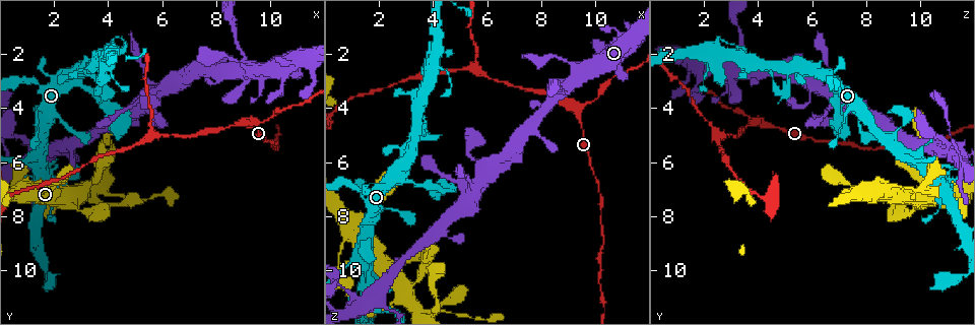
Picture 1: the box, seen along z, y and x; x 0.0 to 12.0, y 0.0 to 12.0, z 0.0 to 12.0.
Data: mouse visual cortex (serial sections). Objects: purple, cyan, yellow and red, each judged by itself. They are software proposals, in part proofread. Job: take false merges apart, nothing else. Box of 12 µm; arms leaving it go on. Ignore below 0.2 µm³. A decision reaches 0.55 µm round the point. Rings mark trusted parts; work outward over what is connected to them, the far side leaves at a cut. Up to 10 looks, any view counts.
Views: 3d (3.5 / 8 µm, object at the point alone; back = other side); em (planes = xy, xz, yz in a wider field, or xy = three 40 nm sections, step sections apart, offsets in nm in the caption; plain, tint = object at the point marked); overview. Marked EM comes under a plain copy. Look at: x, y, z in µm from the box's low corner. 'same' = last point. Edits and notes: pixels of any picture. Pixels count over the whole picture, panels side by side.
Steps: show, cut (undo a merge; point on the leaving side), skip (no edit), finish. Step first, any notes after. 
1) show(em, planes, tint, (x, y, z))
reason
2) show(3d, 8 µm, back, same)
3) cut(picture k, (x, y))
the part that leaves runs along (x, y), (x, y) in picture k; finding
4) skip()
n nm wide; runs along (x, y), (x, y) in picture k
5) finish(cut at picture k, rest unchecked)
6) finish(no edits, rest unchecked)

show(3d, 3.5 µm, (9.3, 4.5, 4.1))

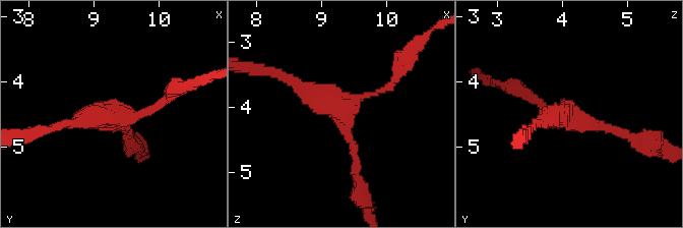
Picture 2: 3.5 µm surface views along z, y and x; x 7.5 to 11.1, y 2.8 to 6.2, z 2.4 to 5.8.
show(em, xy, step 1, tint, (9.35, 4.55, 4.05))

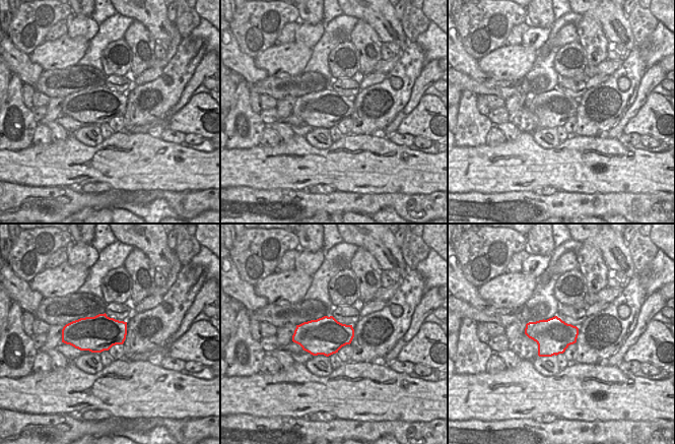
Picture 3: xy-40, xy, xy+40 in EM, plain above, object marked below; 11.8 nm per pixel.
skip()
runs along (356, 171), (344, 111), (288, 77) in picture 2; continuous, no second cell

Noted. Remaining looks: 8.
show(3d, 3.5 µm, (9.2, 2.6, 3.0))
thin arm on a thick one

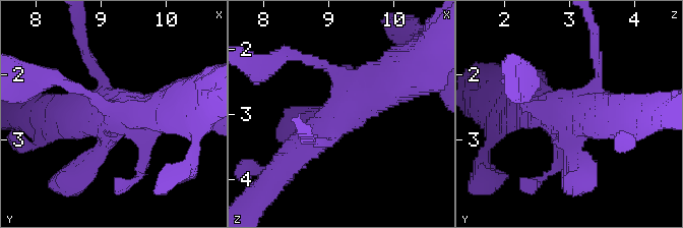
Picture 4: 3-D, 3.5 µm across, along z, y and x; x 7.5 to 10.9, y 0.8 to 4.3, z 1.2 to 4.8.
show(em, xy, step 3, tint, (9.25, 2.55, 3.00))

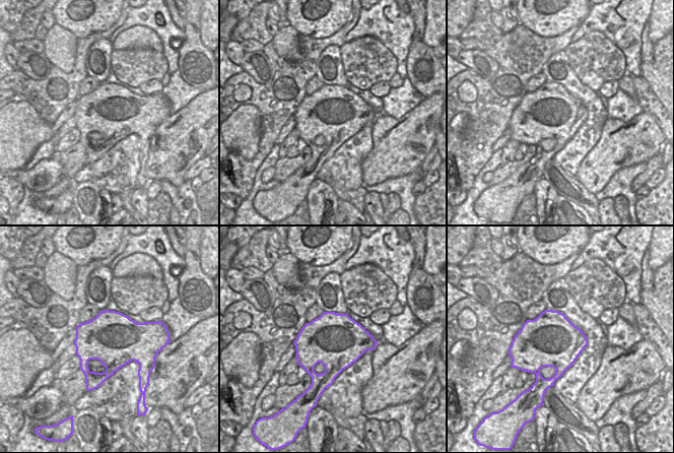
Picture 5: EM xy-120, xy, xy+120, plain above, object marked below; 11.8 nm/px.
show(em, xy, step 1, tint, same)
another direction

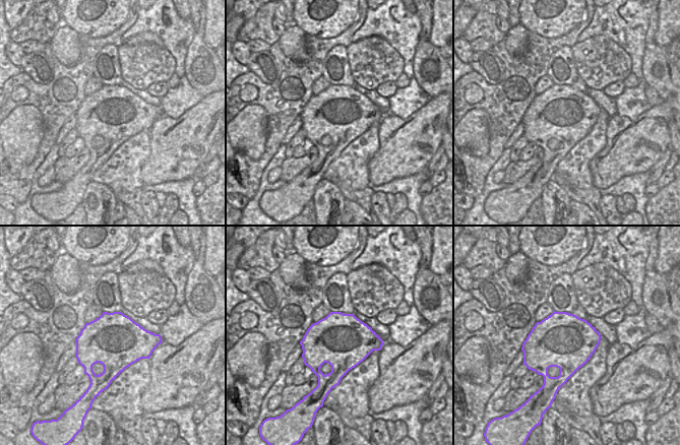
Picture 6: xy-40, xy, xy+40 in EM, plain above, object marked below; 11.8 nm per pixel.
skip()
continuous, no second cell

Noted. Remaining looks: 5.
show(3d, 3.5 µm, (8.6, 0.8, 3.1))
sharp bend

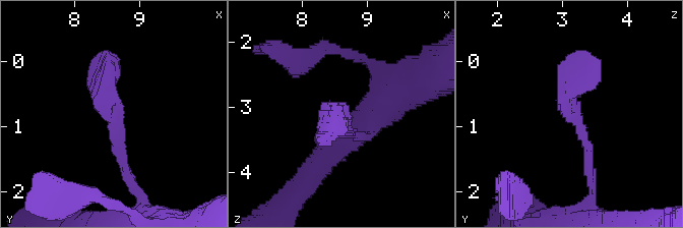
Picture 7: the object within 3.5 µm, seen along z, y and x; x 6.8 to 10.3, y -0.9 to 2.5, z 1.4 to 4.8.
show(em, planes, tint, (8.60, 0.80, 3.20))
arms of 150, 300 nm; need the tissue

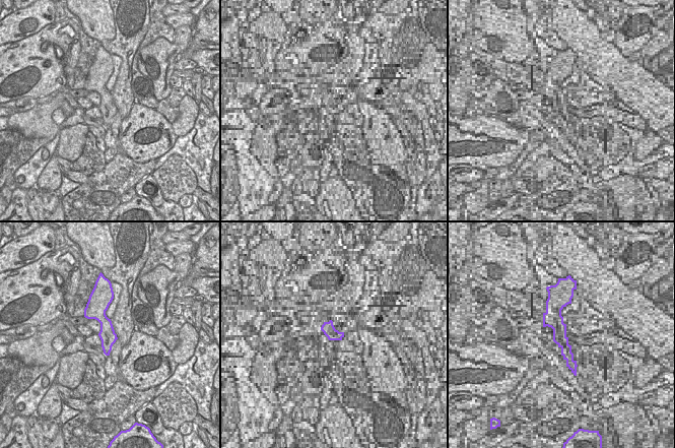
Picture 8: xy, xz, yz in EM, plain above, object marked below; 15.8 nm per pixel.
skip()
runs along (104, 303), (107, 352) in picture 8; continuous, no second cell

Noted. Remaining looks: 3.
show(3d, 3.5 µm, (1.4, 5.4, 11.0))
four arms meet

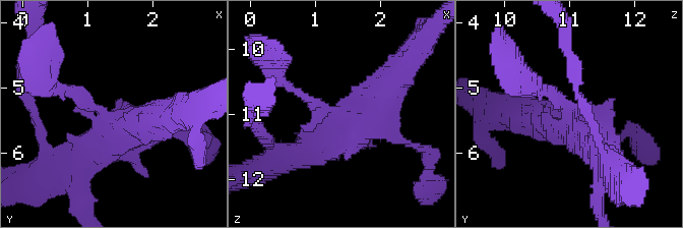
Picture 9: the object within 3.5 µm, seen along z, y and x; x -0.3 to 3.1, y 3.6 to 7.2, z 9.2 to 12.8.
show(em, planes, tint, (1.40, 5.50, 11.00))
need the tissue

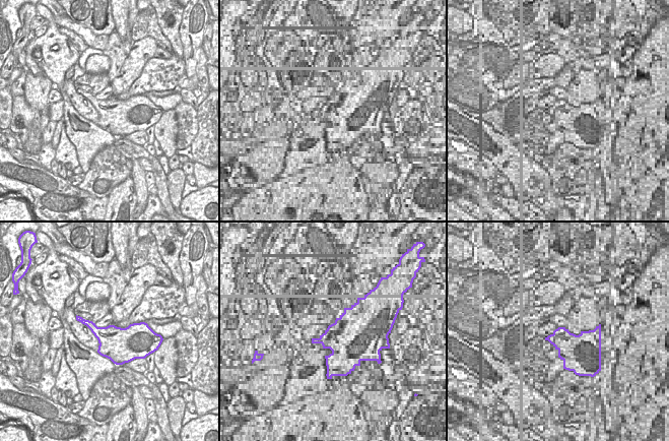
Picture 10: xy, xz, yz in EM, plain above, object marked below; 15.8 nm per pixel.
skip()
550 nm wide; runs along (398, 75), (349, 133), (302, 152) in picture 9; continuous, no second cell

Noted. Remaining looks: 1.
finish(no edits, rest unchecked)

